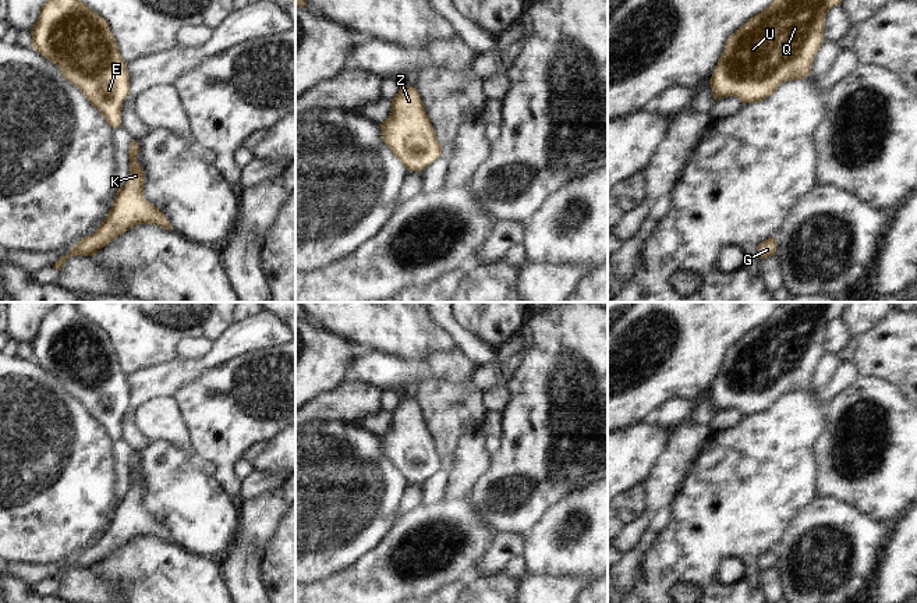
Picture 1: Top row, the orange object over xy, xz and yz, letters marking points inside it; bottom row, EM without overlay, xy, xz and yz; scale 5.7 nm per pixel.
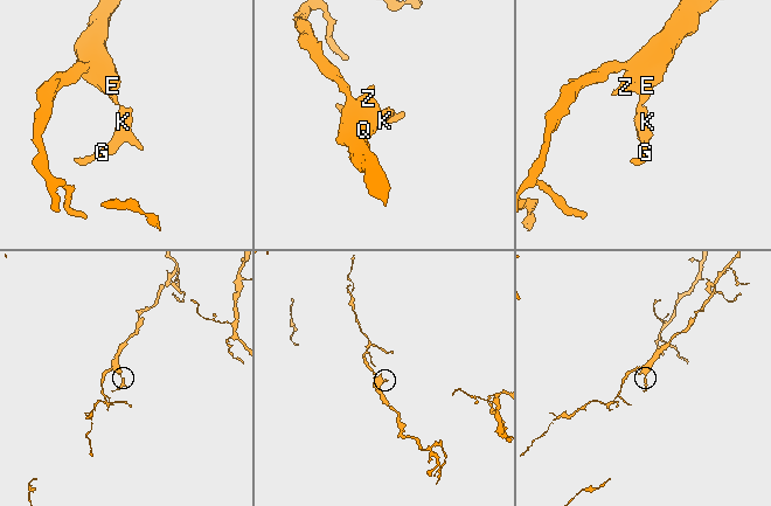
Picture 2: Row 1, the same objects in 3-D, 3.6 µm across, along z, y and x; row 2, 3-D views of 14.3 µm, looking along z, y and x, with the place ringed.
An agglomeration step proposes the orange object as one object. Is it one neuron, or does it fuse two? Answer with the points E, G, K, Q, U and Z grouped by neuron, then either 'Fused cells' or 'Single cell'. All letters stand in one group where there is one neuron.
Groups: E G K Q U Z. Single cell.

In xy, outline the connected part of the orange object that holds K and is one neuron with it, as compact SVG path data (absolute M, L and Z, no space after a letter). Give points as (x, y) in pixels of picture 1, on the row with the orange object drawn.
M132 141L128 150L130 177L124 187L117 191L107 217L92 235L82 238L66 256L59 258L52 265L56 270L61 270L64 262L71 256L93 256L99 249L138 224L155 224L173 231L166 216L144 198L145 174L137 163L138 152L139 146Z

